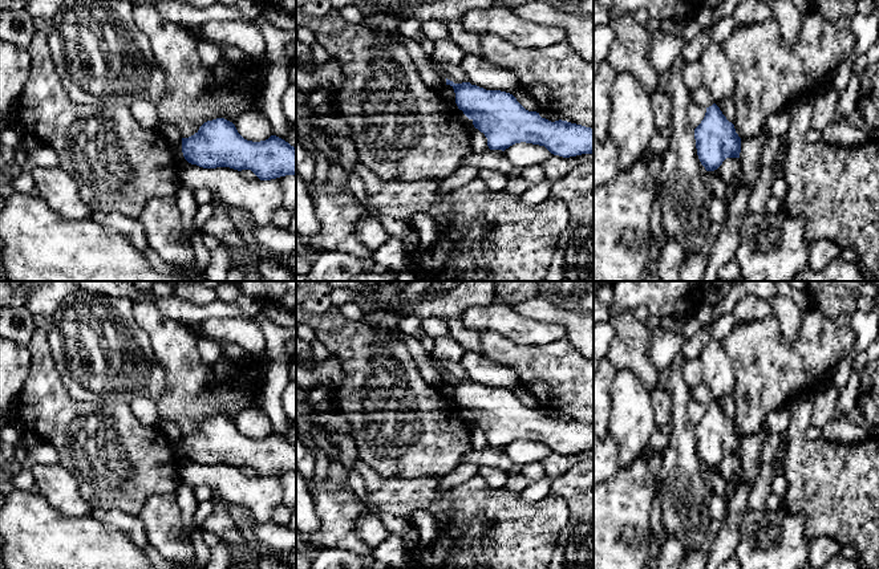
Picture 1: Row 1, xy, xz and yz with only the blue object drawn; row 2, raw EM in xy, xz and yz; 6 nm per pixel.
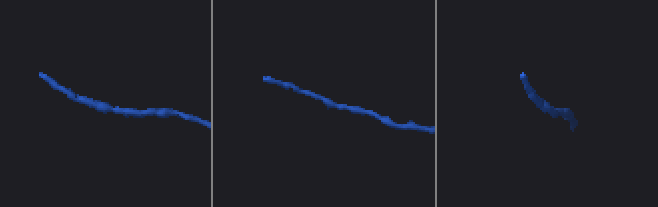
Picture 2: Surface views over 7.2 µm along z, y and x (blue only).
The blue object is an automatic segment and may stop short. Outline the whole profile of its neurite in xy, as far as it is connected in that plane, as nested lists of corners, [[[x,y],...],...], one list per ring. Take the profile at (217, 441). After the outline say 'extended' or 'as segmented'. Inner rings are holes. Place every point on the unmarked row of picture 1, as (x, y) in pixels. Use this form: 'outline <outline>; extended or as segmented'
outline [[[224,415],[207,418],[194,432],[182,435],[182,450],[191,462],[203,466],[251,467],[260,477],[296,472],[296,444],[276,432],[260,439],[247,438],[238,430],[235,422]]]; as segmented

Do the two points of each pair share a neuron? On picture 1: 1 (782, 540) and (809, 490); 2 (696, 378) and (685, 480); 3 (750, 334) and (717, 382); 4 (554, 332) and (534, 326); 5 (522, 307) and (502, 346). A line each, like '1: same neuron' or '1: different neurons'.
1: different neurons
2: different neurons
3: different neurons
4: same neuron
5: different neurons

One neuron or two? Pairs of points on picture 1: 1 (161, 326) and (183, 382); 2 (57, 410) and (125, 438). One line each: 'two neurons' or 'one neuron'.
1: one neuron
2: one neuron

